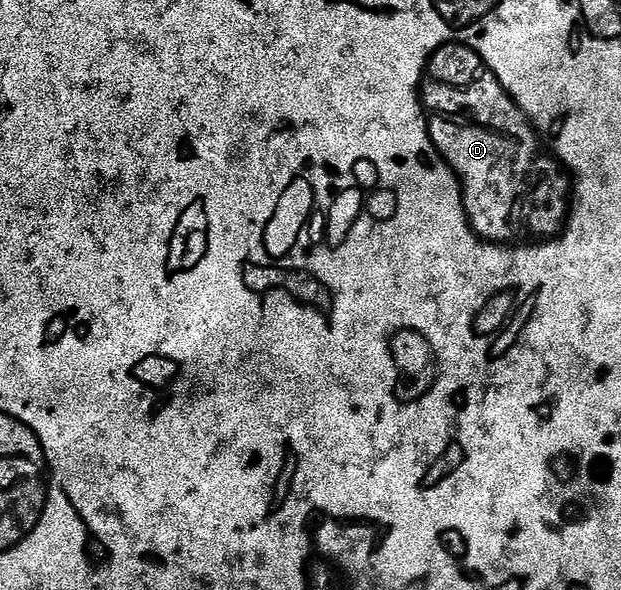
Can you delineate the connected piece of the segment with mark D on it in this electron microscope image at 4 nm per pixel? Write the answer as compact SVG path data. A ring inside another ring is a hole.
M441 45L426 64L420 96L432 143L462 182L466 220L483 241L538 243L562 232L572 204L572 178L553 156L538 150L540 138L534 126L472 47Z

